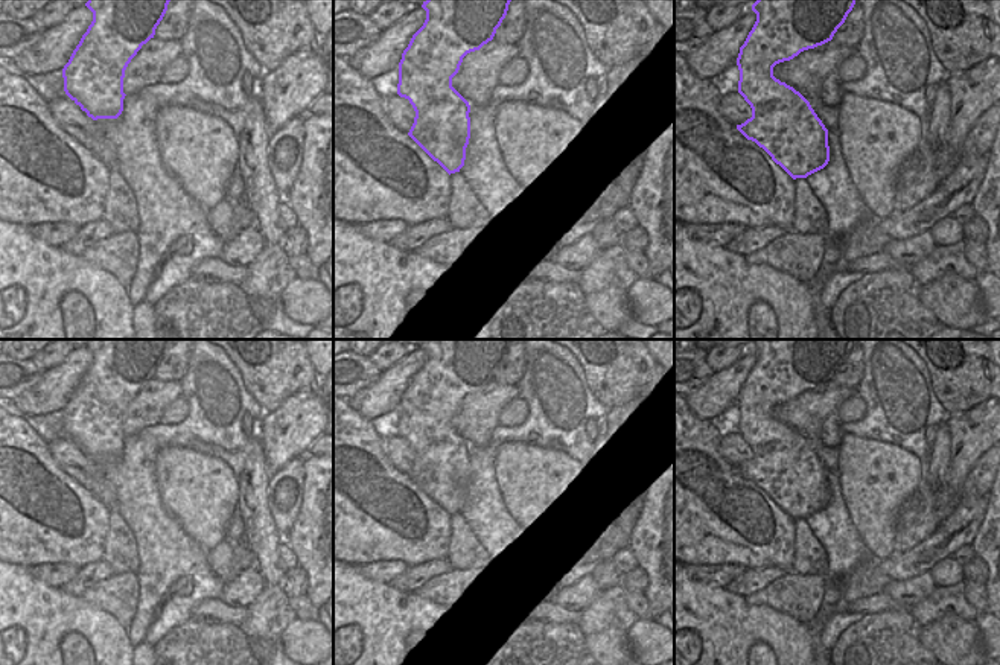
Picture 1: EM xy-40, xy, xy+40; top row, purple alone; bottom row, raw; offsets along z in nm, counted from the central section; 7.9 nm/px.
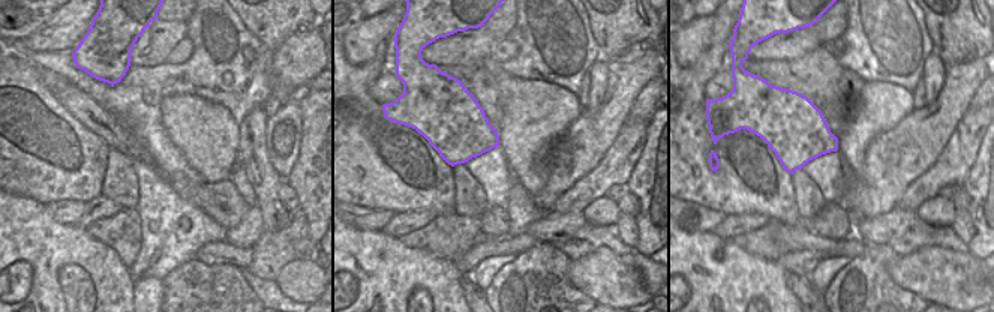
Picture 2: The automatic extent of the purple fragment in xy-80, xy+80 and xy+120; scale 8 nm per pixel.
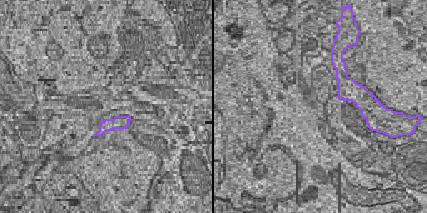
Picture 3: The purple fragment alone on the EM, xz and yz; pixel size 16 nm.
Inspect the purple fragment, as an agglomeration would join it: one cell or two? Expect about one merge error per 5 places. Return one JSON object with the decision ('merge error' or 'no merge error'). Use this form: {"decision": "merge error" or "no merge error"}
{"decision": "no merge error"}

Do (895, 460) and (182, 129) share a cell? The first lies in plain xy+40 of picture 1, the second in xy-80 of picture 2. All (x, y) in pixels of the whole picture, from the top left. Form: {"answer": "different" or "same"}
{"answer": "same"}

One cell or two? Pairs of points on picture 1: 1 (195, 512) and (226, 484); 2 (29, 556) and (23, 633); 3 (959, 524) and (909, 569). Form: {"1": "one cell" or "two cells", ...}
{"1": "one cell", "2": "two cells", "3": "one cell"}

